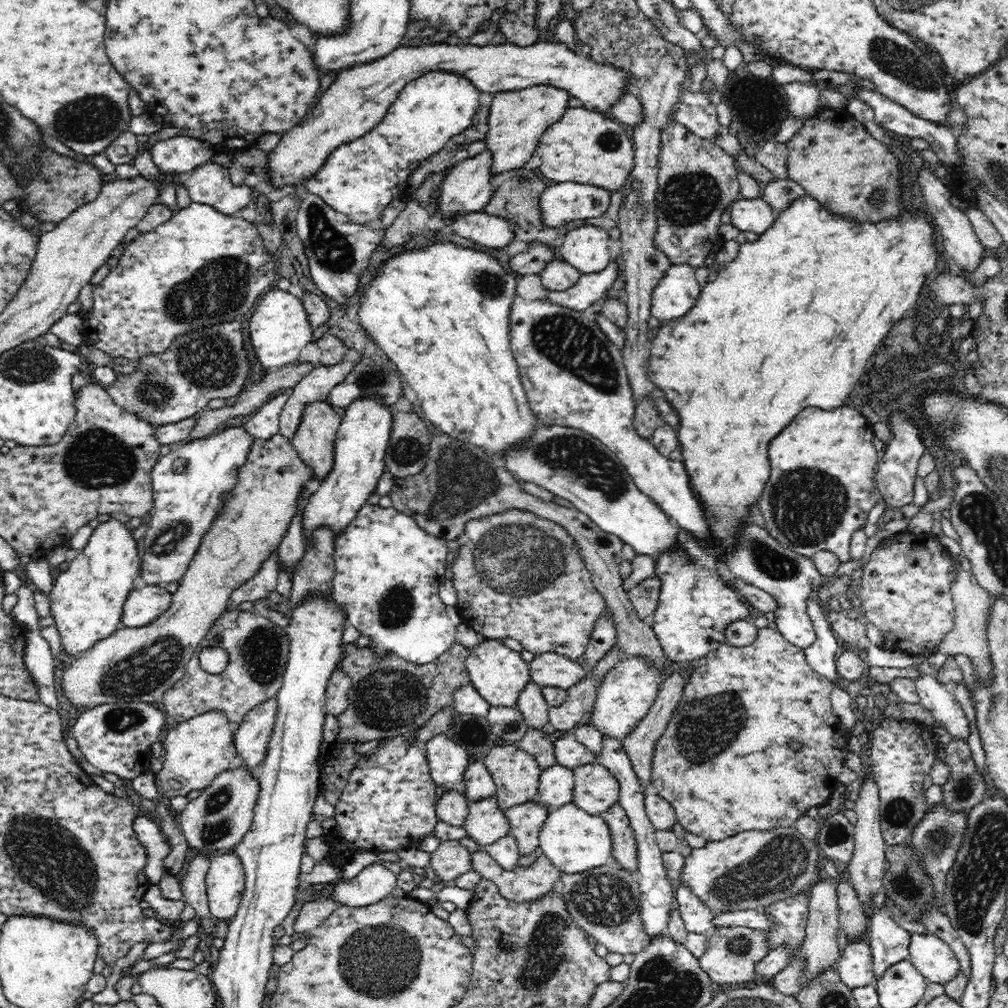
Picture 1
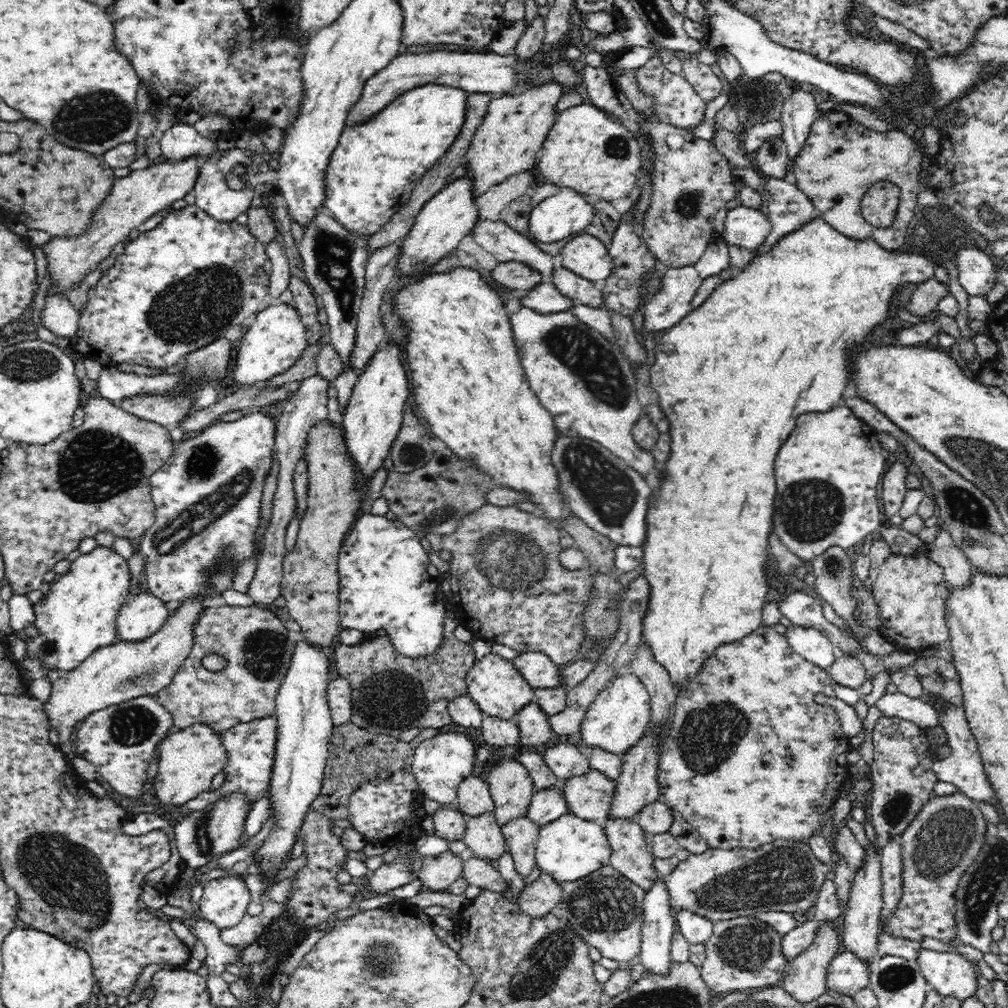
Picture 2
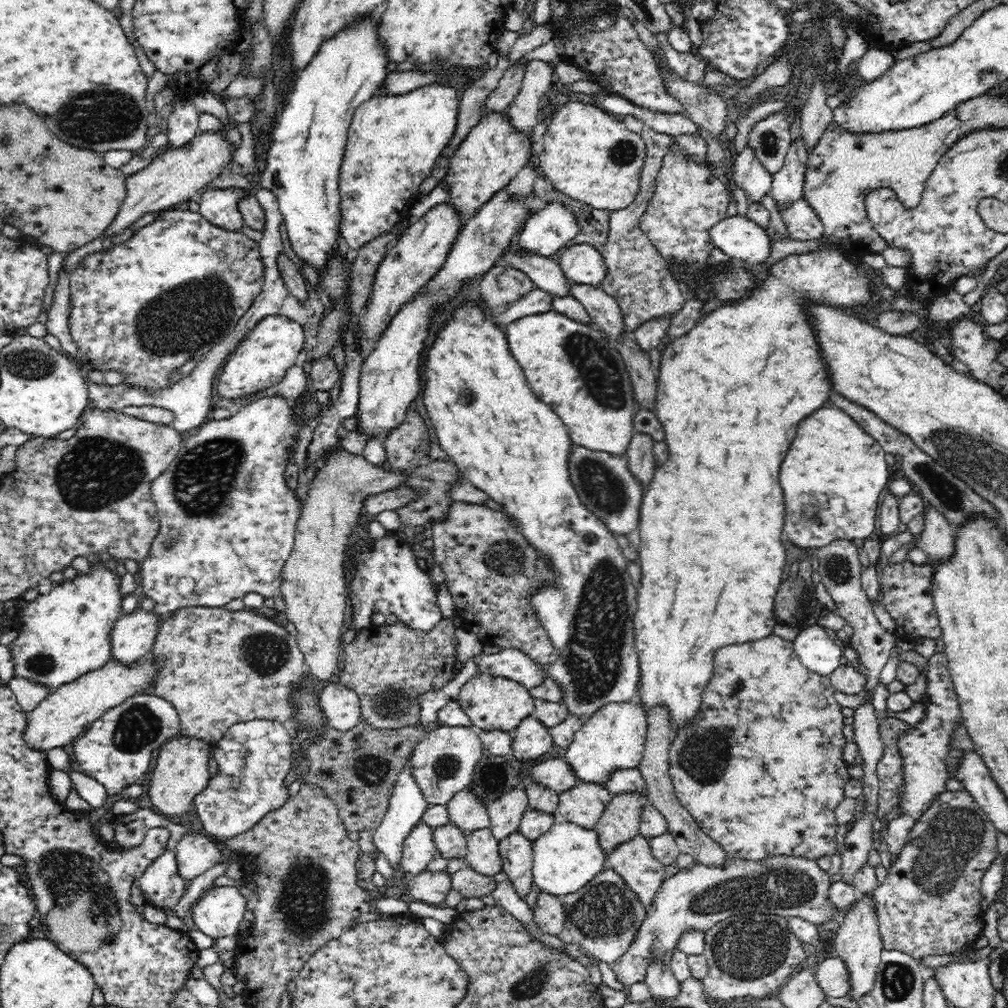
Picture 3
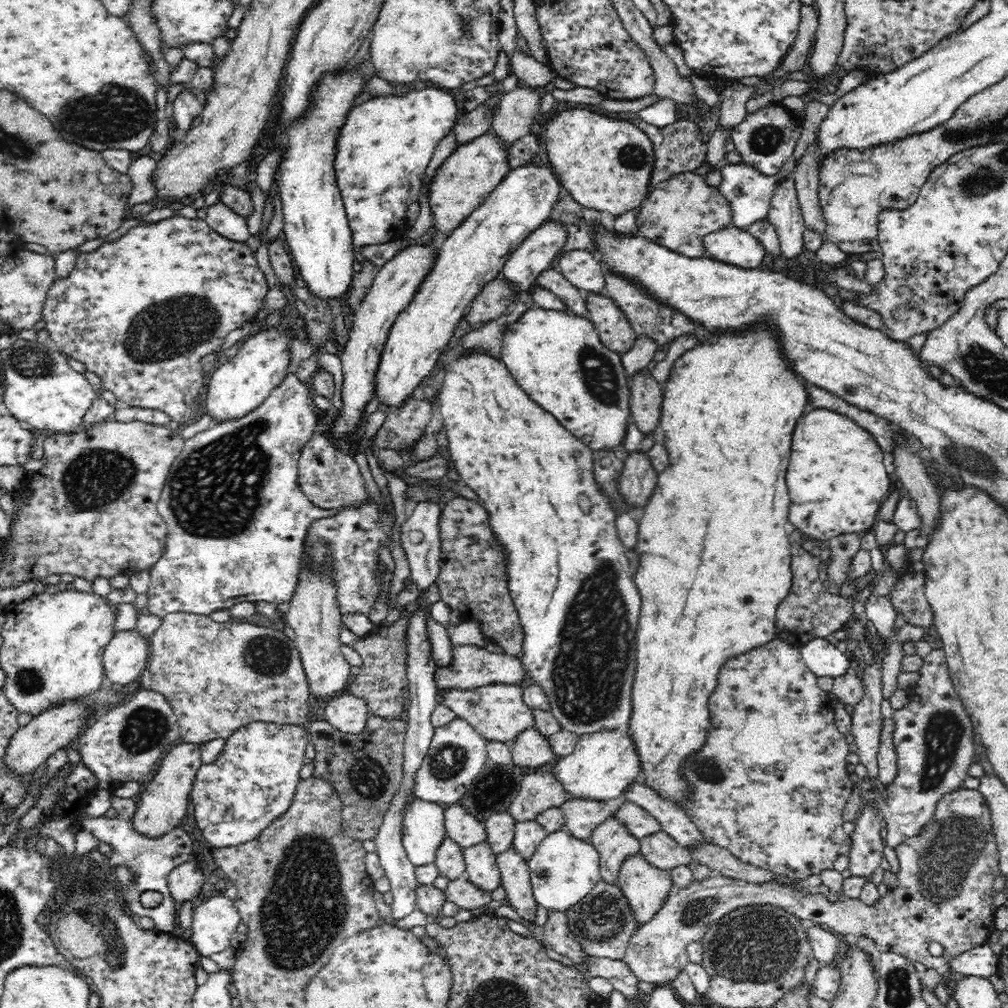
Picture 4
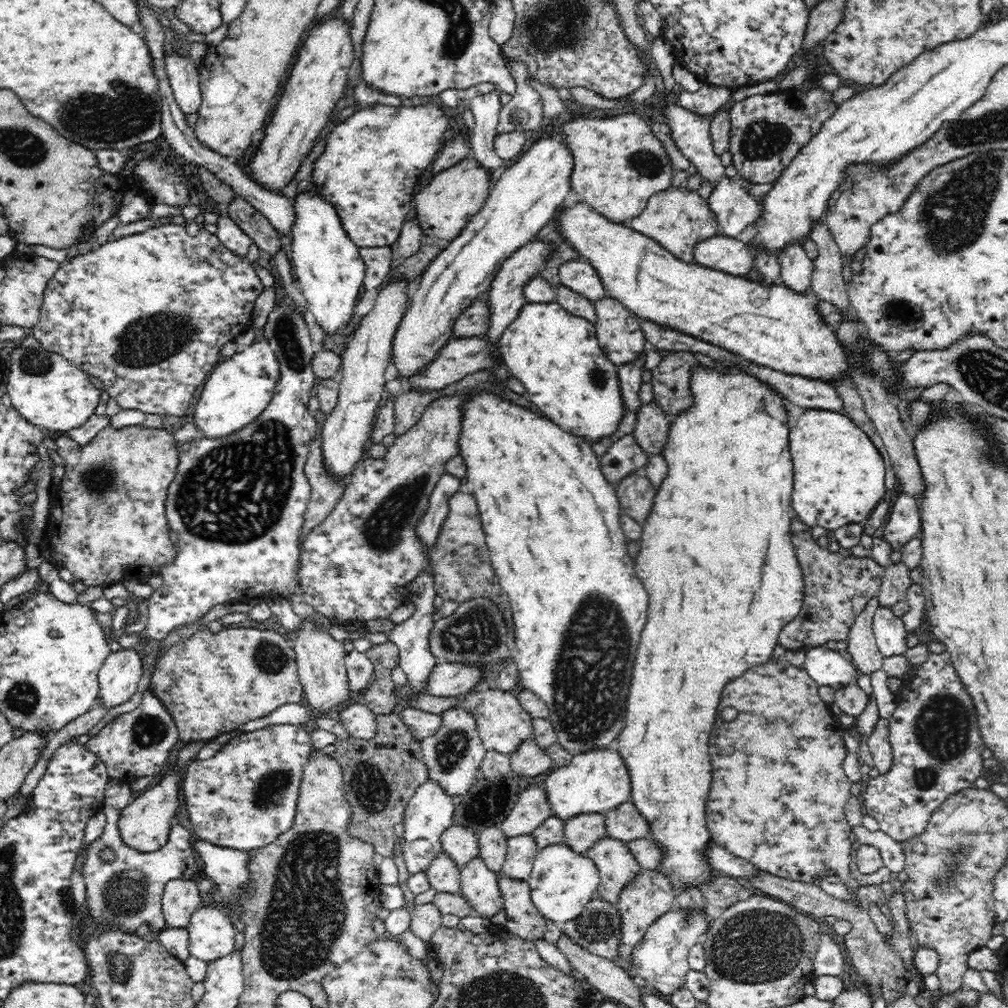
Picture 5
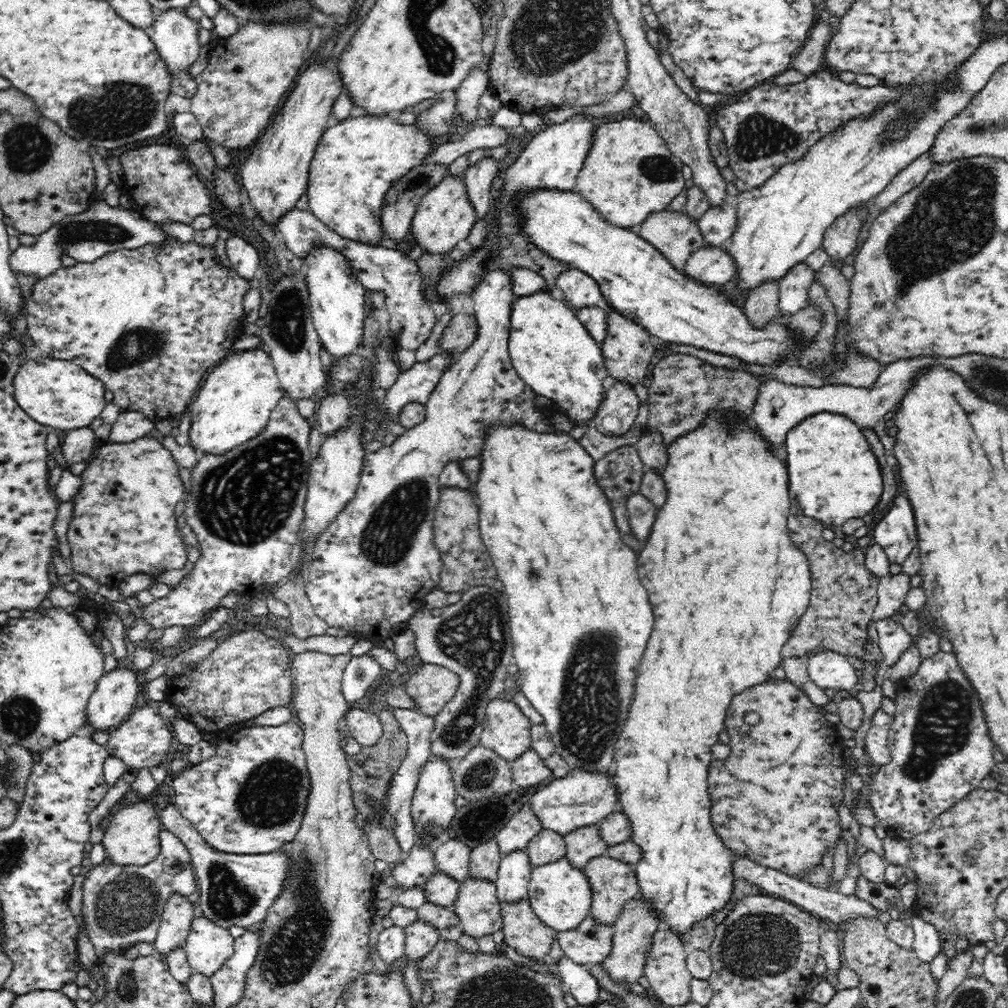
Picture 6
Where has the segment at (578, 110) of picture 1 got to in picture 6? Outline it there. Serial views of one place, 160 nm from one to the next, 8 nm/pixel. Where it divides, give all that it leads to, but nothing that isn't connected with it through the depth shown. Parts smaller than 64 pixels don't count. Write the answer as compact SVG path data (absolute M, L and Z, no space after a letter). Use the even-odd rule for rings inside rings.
M632 117L602 124L594 129L588 157L576 176L574 193L580 194L587 202L592 202L604 220L620 228L630 228L642 224L650 212L667 209L672 200L685 190L687 175L686 166L668 149L653 125Z

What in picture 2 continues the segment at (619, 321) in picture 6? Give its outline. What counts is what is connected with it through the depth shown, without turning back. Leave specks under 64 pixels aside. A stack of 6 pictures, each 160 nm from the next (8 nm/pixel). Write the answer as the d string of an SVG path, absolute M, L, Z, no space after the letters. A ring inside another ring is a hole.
M564 266L554 268L550 278L564 296L571 298L576 303L594 308L605 308L602 291L596 289L592 281L578 276Z

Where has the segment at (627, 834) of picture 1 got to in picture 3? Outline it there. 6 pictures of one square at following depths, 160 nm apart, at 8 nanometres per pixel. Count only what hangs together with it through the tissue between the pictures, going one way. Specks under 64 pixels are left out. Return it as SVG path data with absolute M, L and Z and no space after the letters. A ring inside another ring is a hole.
M639 833L609 850L606 868L619 874L646 908L668 878L665 865L651 853L649 838Z

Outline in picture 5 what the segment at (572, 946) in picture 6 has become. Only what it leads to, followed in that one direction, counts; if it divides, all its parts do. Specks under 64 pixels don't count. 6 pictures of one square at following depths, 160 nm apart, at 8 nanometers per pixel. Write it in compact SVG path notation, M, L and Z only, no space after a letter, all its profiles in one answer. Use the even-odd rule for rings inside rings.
M594 896L574 920L561 925L576 944L592 954L610 959L618 955L621 918L614 902Z

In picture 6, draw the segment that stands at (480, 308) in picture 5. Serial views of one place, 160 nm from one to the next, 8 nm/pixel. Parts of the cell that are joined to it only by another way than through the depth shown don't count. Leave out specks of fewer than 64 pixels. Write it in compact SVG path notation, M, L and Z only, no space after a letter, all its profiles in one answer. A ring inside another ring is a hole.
M455 314L442 331L440 348L442 352L459 354L464 352L476 338L478 325L474 315Z

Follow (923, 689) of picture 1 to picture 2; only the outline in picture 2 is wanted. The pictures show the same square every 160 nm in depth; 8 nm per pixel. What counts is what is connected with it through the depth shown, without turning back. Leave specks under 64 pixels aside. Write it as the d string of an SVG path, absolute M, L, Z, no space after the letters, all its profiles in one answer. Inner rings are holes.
M949 701L945 702L948 704L948 708L945 712L939 714L938 718L947 733L947 745L952 749L952 754L942 760L935 761L933 766L934 774L937 776L938 781L951 782L958 790L966 794L966 796L969 796L972 800L975 800L977 803L988 802L988 804L996 806L996 804L998 804L998 797L985 773L981 753L979 752L976 739L974 739L974 735L972 735L972 731L968 726L963 706L956 707L955 705L951 705Z

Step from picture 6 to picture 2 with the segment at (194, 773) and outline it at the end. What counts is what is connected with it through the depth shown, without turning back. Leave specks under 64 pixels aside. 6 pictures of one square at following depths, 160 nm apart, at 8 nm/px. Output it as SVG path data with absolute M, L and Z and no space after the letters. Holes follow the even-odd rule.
M266 716L245 721L225 730L221 738L223 738L224 749L228 750L228 762L222 770L225 774L222 786L214 791L202 791L196 798L188 800L185 805L191 811L204 809L210 801L230 791L243 791L253 803L260 800L264 790L268 788L269 776L272 773L274 748L277 744L276 724L275 716Z

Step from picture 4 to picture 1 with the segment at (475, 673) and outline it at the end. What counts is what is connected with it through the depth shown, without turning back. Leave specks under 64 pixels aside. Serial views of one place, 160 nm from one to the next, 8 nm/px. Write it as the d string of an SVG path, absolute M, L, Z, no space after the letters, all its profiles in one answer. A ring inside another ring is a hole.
M556 653L536 655L530 665L531 680L540 686L554 686L570 690L580 680L591 675L581 664Z

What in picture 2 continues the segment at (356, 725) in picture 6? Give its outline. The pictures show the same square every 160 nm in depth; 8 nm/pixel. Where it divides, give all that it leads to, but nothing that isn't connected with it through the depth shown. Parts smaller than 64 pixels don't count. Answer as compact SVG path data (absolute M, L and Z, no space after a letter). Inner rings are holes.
M333 676L327 687L327 703L334 726L346 724L352 718L351 685L348 680Z

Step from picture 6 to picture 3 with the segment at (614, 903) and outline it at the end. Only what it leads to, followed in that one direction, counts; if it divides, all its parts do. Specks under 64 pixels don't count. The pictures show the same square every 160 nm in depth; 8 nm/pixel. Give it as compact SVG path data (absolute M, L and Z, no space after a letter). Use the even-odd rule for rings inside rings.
M644 791L616 793L609 801L594 826L606 855L621 841L629 840L639 832L640 815L647 804L650 804L650 800Z

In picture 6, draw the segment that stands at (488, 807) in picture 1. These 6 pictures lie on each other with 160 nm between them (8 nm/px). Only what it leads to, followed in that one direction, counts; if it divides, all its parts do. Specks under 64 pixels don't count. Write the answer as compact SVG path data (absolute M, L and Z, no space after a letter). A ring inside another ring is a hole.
M466 877L452 907L466 936L479 939L503 928L496 886L488 878Z

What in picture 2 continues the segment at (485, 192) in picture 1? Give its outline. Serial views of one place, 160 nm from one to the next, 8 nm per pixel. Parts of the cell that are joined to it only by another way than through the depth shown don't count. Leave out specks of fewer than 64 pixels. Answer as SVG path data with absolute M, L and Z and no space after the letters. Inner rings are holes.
M468 171L466 175L456 179L438 192L420 209L414 219L412 228L401 239L400 258L396 272L412 276L414 272L424 272L450 255L464 236L475 228L479 214L477 194L475 194L474 175Z

